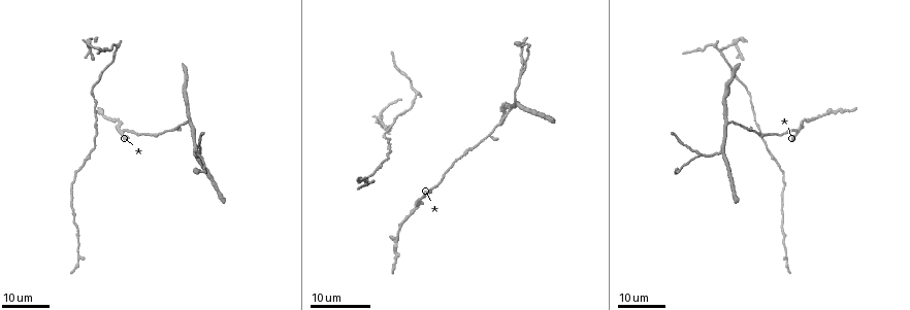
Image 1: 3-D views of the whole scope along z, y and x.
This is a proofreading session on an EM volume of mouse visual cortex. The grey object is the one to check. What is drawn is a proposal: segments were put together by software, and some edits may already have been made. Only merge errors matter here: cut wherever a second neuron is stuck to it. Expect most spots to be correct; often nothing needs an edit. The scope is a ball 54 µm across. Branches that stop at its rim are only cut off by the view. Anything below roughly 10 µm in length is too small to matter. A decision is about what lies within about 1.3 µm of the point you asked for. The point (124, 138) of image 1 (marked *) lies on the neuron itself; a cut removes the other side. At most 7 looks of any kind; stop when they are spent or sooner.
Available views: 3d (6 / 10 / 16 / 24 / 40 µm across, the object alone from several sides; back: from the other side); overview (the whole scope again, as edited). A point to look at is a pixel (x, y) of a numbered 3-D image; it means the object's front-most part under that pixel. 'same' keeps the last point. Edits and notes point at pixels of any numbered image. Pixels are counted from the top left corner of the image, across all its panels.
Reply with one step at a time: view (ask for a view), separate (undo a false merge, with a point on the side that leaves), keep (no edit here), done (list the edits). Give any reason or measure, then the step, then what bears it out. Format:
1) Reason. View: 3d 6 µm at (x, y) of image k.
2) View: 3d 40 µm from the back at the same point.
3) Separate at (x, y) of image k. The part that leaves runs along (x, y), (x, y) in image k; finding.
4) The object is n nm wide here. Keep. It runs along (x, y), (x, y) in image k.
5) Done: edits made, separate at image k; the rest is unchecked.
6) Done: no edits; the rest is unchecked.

Three arms meet. View: 3d 16 µm at (419, 200) of image 1.

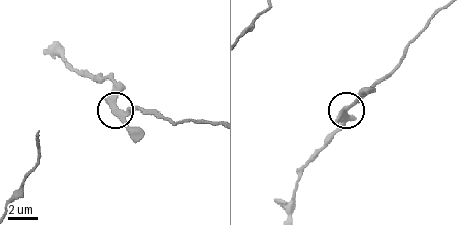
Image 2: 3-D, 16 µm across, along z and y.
View: 3d 6 µm at (121, 114) of image 2.

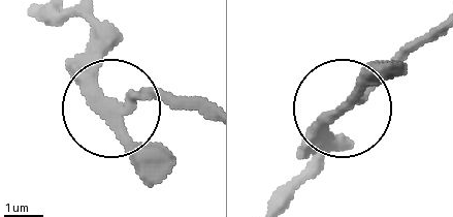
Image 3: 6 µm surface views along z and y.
The object is 250 nm wide here. Keep. It runs along (133, 157), (94, 71), (87, 12) in image 3; all the same neuron.

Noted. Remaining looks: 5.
Thin arm on a thick one. View: 3d 16 µm at (722, 153) of image 1.

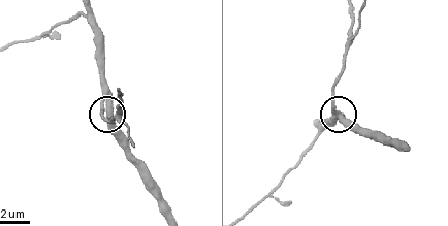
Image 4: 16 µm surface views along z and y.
Zoom in. View: 3d 10 µm at (110, 112) of image 4.

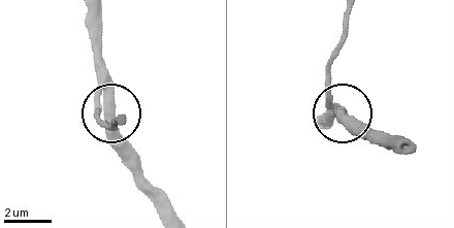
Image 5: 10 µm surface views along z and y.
The side arm is 14 µm long; 3 arms meet here. Keep. One neuron here.

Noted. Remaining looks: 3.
Three arms meet. View: 3d 16 µm at (525, 70) of image 1.

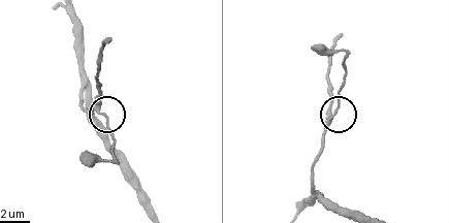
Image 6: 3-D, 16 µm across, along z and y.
View: 3d 10 µm at (102, 114) of image 6.

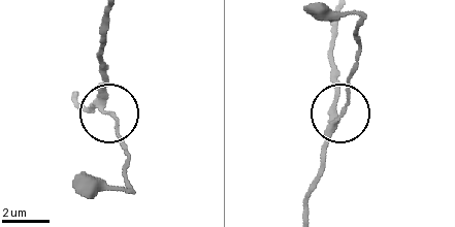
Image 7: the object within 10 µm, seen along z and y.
View: 3d 6 µm at (341, 115) of image 7.

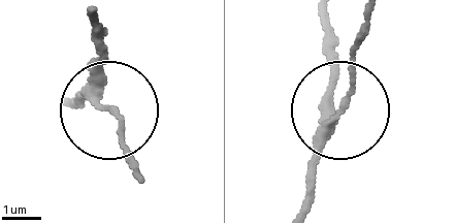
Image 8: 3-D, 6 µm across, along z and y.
Keep. It runs along (302, 209), (312, 150), (348, 100), (361, 34) in image 8; all the same neuron.

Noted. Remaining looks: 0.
Done: no edits; the rest is unchecked.

